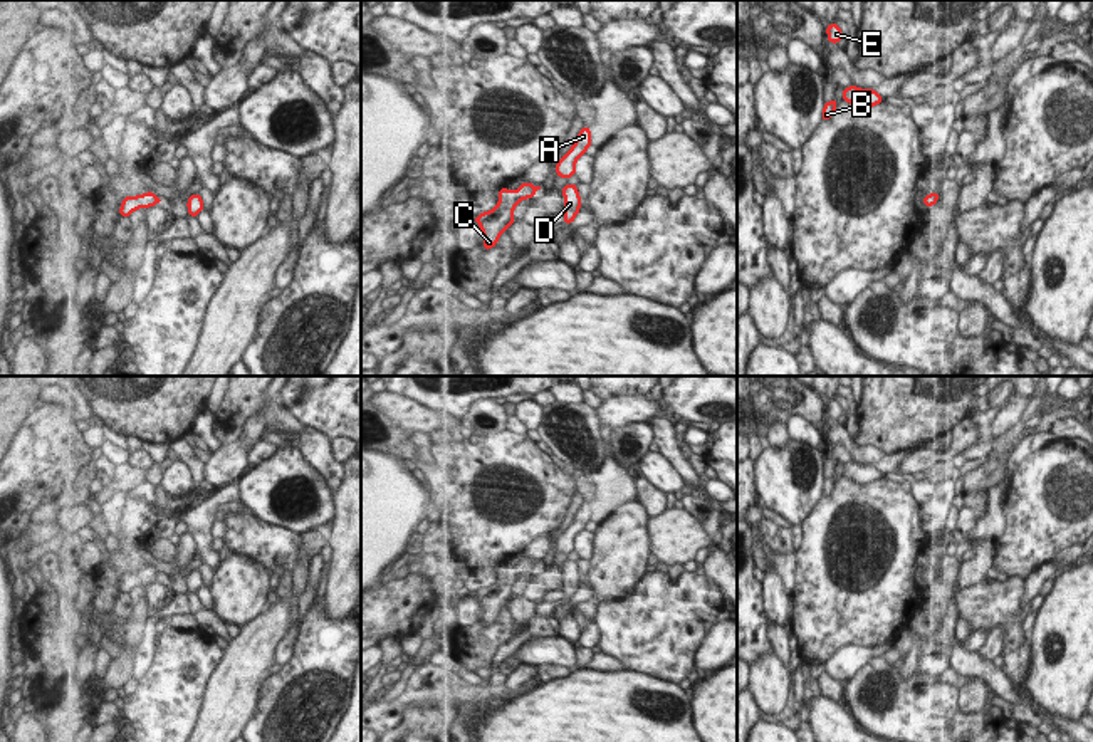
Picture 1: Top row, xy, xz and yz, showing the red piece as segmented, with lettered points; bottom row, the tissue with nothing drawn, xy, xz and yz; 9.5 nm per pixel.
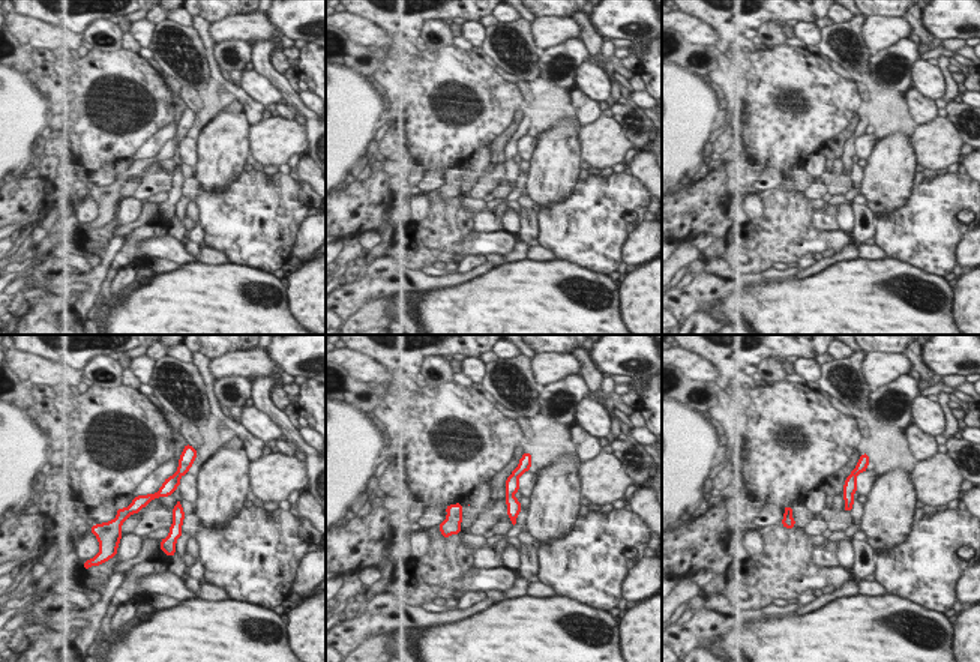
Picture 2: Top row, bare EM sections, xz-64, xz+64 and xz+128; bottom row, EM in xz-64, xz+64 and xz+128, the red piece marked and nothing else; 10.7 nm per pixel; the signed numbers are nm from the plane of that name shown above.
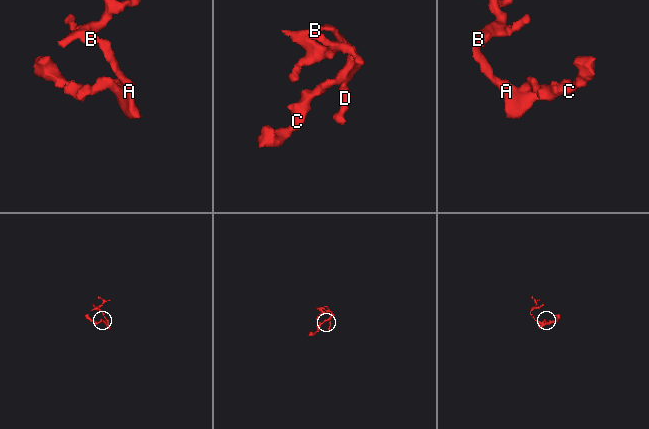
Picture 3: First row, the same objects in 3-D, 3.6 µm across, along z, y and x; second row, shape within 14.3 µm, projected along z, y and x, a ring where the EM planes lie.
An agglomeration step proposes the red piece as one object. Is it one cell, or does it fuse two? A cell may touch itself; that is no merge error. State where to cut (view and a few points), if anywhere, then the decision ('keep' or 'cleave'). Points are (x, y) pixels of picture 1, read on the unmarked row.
cut none; keep

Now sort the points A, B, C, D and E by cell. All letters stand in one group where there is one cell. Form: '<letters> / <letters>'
A B C D E

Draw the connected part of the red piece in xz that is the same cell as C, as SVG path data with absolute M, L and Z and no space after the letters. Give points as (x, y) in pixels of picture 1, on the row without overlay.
M522 557L522 561L515 567L502 564L499 566L499 581L490 588L480 589L473 594L482 604L485 626L495 623L502 608L514 599L512 588L519 581L519 577L522 574L532 574L537 566L541 566L541 562L534 562L532 559L526 557Z

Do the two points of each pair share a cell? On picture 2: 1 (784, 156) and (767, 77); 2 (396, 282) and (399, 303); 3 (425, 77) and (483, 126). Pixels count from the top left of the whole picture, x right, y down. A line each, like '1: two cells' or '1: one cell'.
1: one cell
2: two cells
3: one cell

